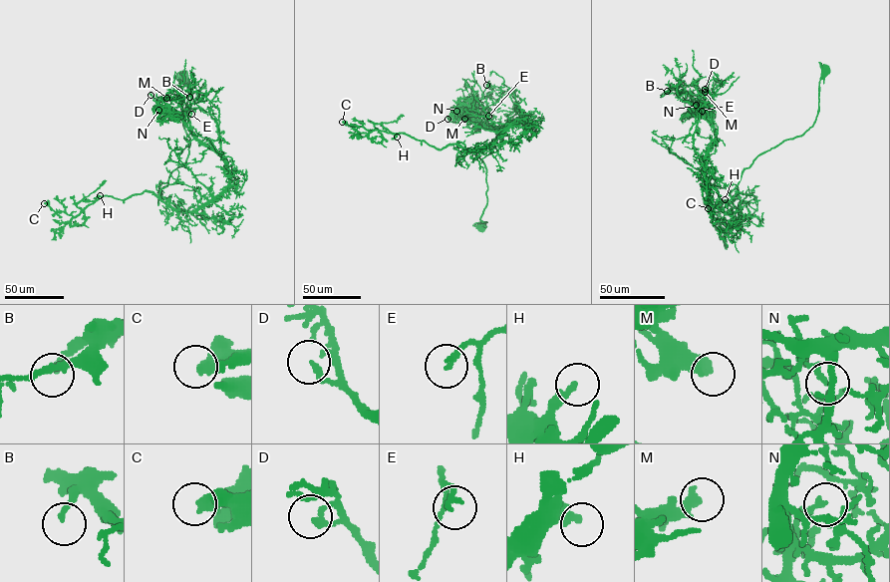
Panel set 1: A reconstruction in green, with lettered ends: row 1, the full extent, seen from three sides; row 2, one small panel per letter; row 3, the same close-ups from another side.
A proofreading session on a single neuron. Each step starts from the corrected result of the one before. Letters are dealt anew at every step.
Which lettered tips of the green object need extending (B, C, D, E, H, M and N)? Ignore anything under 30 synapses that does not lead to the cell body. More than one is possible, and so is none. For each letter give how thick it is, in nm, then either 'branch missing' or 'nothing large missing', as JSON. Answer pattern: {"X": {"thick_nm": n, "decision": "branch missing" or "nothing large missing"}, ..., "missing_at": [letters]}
{"B": {"thick_nm": 170, "decision": "nothing large missing"}, "C": {"thick_nm": 440, "decision": "nothing large missing"}, "D": {"thick_nm": 200, "decision": "nothing large missing"}, "E": {"thick_nm": 170, "decision": "nothing large missing"}, "H": {"thick_nm": 260, "decision": "nothing large missing"}, "M": {"thick_nm": 420, "decision": "nothing large missing"}, "N": {"thick_nm": 140, "decision": "nothing large missing"}, "missing_at": []}

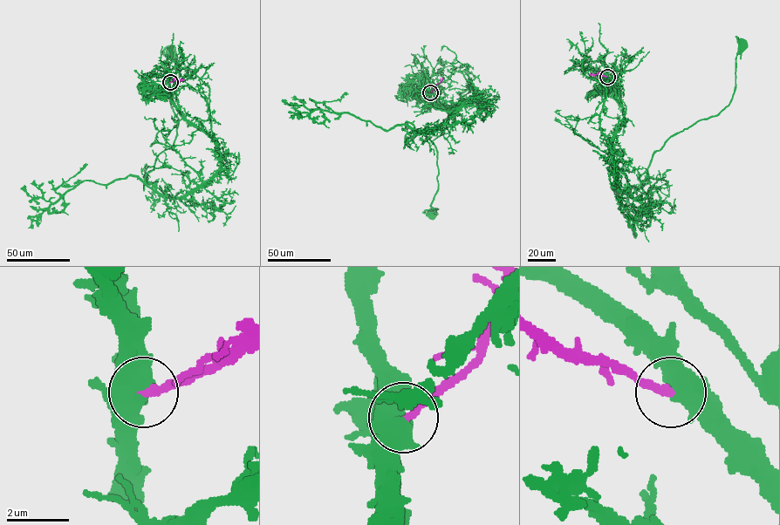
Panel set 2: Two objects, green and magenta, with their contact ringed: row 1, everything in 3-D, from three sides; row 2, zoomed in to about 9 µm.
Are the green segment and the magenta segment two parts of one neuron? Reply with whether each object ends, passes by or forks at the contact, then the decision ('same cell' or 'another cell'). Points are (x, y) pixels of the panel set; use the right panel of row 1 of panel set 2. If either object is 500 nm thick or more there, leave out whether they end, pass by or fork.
same cell

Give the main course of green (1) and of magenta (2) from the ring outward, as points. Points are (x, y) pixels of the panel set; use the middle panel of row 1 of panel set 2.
1: (430, 92), (432, 104), (444, 107), (480, 98), (433, 131), (406, 123), (436, 149), (438, 188), (431, 214)
2: (430, 92), (442, 78)

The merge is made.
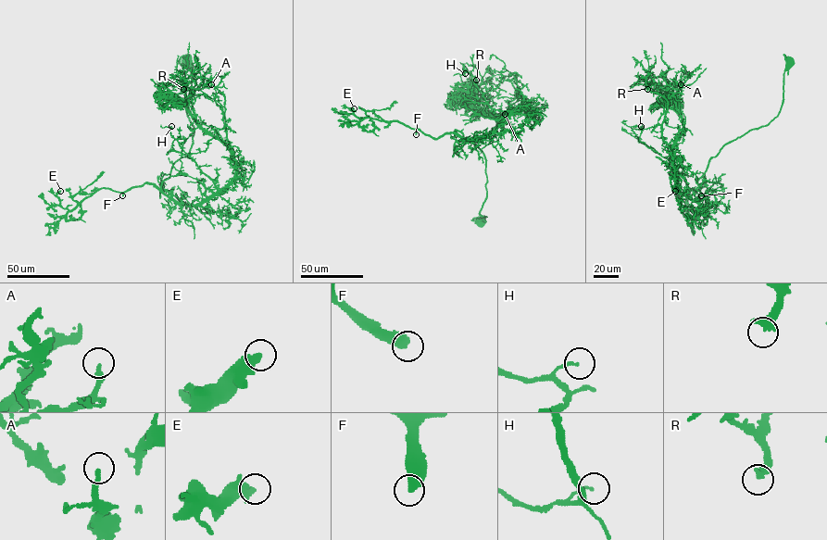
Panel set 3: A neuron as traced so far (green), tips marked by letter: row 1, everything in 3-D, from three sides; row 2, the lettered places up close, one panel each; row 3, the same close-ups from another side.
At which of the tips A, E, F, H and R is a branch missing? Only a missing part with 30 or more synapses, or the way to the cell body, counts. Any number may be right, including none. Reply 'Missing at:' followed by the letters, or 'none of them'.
Missing at: A, F

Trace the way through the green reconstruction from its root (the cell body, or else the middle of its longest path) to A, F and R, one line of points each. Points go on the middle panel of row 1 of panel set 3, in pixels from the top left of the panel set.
A: (480, 221), (485, 156), (455, 131), (482, 139), (528, 107), (494, 116), (480, 110), (505, 114)
F: (480, 221), (484, 217), (480, 211), (487, 192), (482, 152), (456, 130), (436, 138), (419, 130), (416, 134)
R: (480, 221), (485, 156), (455, 131), (482, 139), (528, 107), (481, 112), (476, 80)

